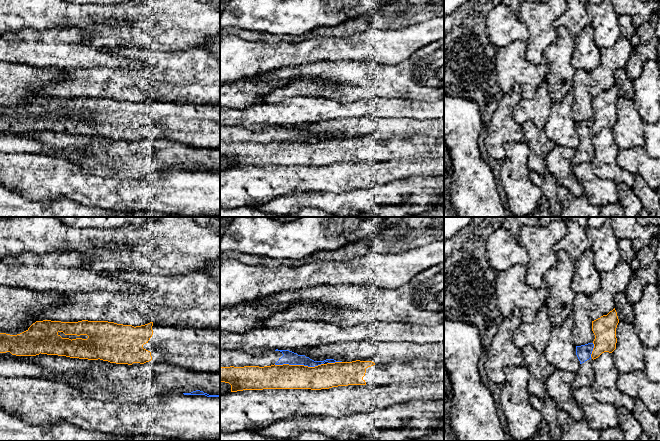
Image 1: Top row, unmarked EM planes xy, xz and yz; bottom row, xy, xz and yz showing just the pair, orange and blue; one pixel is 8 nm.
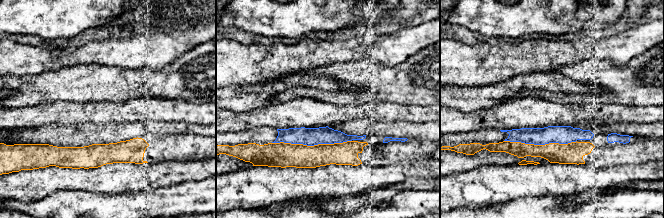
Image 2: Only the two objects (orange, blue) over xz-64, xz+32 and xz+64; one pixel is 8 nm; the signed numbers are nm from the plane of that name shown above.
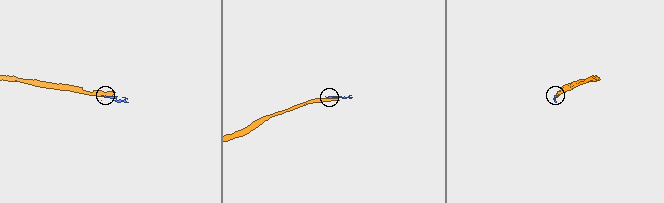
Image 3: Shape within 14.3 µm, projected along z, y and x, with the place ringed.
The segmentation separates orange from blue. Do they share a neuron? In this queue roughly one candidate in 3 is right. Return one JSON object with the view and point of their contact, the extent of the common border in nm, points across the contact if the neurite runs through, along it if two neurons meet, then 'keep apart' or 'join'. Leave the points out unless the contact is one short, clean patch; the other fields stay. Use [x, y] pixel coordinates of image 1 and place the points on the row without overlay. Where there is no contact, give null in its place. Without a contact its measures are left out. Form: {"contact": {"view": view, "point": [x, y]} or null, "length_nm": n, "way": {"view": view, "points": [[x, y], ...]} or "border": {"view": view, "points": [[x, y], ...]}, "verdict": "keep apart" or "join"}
{"contact": {"view": "xz", "point": [298, 141]}, "length_nm": 400, "verdict": "keep apart"}

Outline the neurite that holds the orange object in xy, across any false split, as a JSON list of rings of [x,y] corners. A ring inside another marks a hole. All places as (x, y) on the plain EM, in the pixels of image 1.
[[[43,96],[36,97],[26,107],[17,111],[0,109],[0,129],[6,128],[16,132],[36,132],[41,129],[124,141],[155,137],[198,148],[220,148],[220,104],[166,102],[153,98],[134,103],[108,97]],[[59,108],[78,113],[72,116],[62,114]]]

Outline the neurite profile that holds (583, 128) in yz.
[[[593,119],[576,122],[576,131],[581,141],[579,146],[575,149],[576,153],[571,161],[573,166],[583,162],[592,162],[594,159],[594,145],[591,136],[593,124]]]

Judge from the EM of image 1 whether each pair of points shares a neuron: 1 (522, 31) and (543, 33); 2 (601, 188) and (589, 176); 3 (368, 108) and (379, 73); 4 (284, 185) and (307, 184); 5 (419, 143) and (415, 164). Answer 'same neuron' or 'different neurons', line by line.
1: different neurons
2: same neuron
3: different neurons
4: same neuron
5: different neurons

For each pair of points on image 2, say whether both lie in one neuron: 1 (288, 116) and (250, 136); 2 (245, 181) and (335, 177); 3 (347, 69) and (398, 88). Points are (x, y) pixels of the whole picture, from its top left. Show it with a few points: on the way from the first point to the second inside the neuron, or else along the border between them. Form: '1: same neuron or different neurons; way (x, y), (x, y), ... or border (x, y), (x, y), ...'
1: different neurons; border (276, 128), (253, 127), (243, 131)
2: same neuron; way (267, 181), (313, 181)
3: same neuron; way (360, 74), (368, 76), (374, 81), (385, 83)

